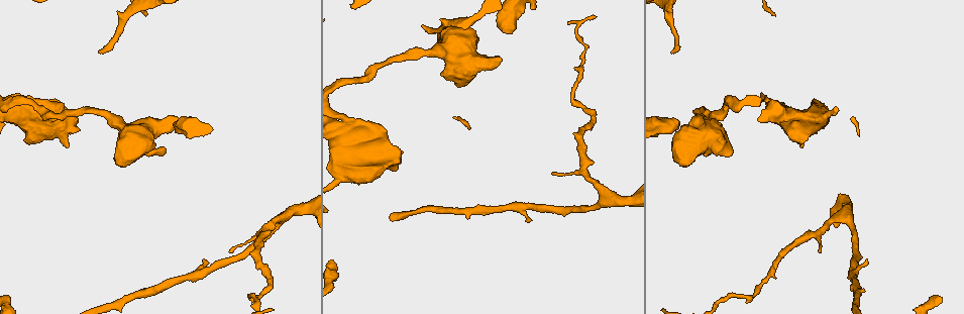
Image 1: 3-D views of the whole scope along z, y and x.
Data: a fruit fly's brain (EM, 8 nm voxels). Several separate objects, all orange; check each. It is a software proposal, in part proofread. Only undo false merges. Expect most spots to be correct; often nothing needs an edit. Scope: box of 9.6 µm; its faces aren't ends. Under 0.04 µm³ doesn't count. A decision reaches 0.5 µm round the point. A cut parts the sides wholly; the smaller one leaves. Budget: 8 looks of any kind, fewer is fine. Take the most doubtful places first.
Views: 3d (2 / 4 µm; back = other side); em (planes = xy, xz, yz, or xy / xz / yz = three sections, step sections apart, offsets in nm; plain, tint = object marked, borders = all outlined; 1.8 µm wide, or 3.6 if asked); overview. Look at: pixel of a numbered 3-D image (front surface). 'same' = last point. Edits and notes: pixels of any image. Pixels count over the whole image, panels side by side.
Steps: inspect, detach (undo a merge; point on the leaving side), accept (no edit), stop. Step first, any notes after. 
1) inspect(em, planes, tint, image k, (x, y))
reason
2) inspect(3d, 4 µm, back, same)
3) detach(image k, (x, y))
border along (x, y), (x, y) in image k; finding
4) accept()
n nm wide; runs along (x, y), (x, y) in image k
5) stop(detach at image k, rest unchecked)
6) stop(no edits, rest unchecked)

inspect(3d, 4 µm, image 1, (346, 118))
two arms at a narrow angle

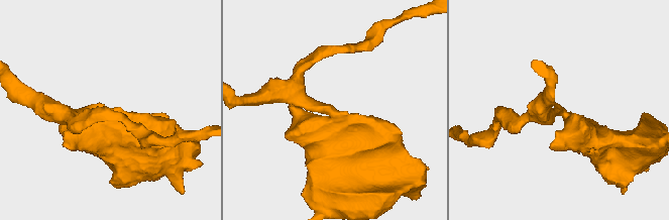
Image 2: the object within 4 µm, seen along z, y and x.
inspect(em, planes, plain, image 2, (562, 112))
shape alone is not enough

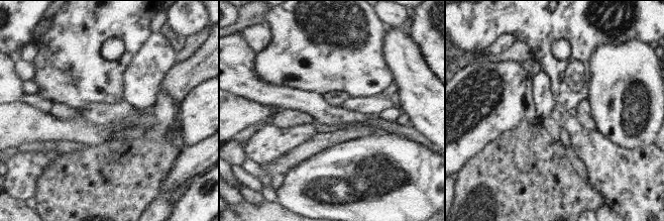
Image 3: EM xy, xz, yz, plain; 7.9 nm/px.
inspect(em, planes, tint, same)

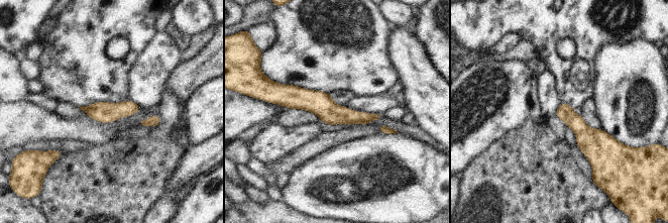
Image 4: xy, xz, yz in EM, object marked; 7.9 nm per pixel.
accept()
runs along (277, 101), (375, 116) in image 4; one neuron here

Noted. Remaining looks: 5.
inspect(3d, 4 µm, image 1, (610, 196))
three arms meet

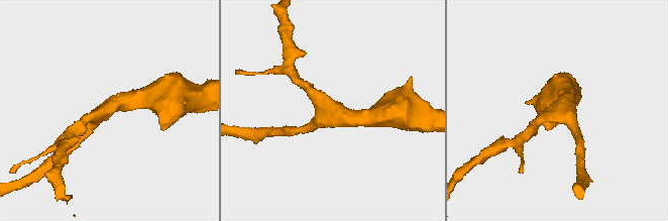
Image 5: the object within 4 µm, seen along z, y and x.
inspect(em, planes, plain, image 5, (333, 111))
3 arms; arms of 180, 190, 340 nm; shape alone is not enough

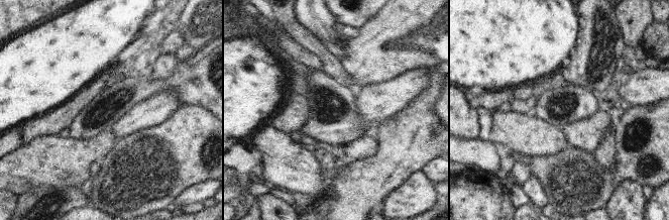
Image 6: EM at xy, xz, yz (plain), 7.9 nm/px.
inspect(em, planes, borders, same)

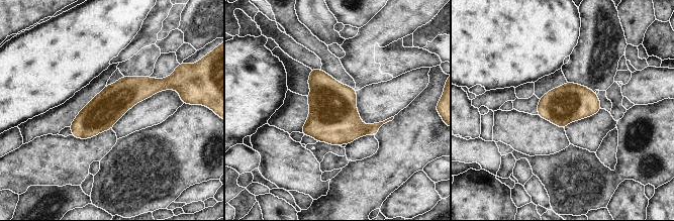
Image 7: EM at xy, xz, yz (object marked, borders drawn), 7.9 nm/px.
accept()
runs along (168, 87), (127, 91), (74, 133) in image 7; one neuron here

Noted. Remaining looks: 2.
inspect(3d, 4 µm, back, image 1, (710, 138))
abrupt turn

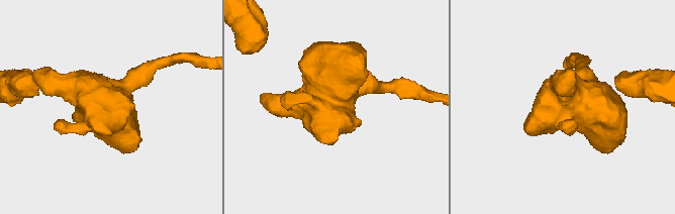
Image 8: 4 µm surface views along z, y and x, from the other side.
inspect(em, 3.6 µm, planes, tint, image 8, (103, 105))

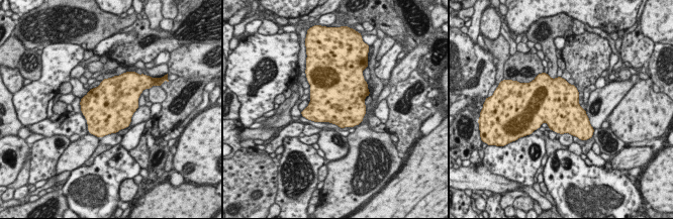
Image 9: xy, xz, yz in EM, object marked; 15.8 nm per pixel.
accept()
all the same neuron

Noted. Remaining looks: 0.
stop(no edits, rest unchecked)

